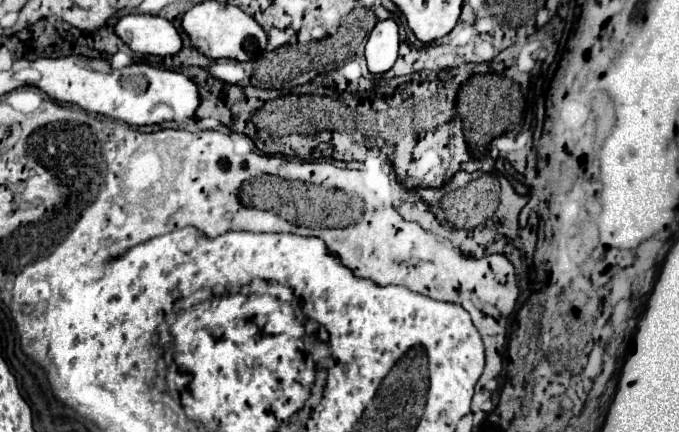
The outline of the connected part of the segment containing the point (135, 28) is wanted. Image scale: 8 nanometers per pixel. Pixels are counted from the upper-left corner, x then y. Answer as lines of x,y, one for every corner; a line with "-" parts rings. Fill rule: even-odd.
124,15
114,25
114,33
136,53
174,55
182,49
174,25
154,15

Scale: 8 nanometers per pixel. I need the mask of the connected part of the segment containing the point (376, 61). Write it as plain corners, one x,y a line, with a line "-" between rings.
394,19
378,21
366,43
368,71
374,75
390,71
398,59
398,45
400,45
400,35
396,21

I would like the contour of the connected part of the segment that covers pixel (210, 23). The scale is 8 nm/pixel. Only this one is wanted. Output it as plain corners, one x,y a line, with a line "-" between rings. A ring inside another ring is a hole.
200,1
192,5
182,17
182,29
190,37
192,45
208,59
234,59
234,61
254,61
266,49
264,29
242,9
230,3

